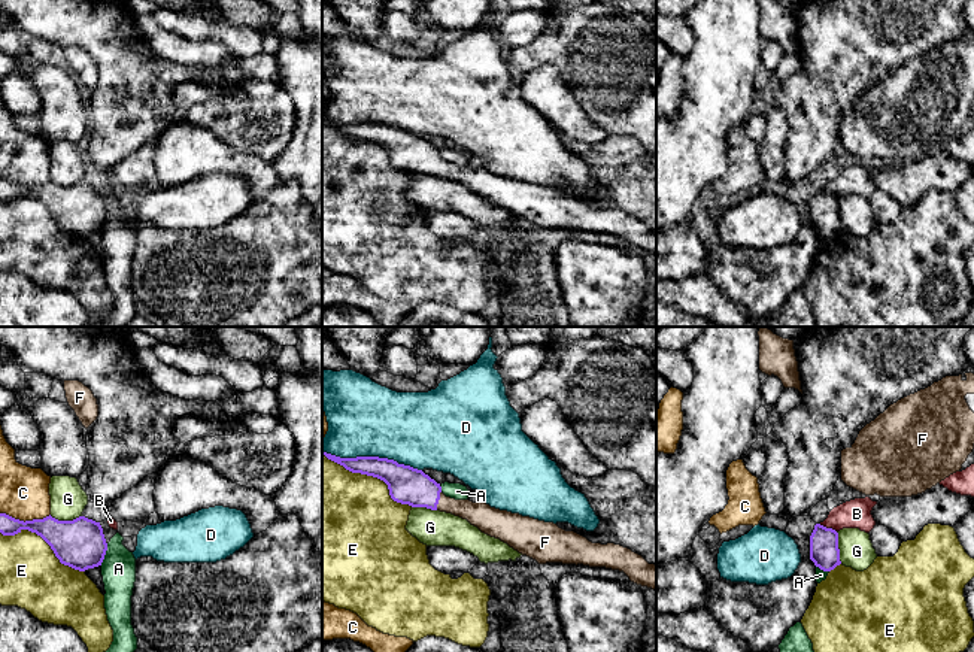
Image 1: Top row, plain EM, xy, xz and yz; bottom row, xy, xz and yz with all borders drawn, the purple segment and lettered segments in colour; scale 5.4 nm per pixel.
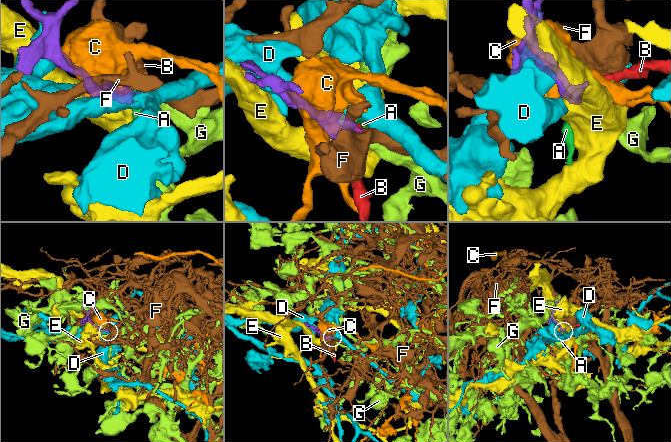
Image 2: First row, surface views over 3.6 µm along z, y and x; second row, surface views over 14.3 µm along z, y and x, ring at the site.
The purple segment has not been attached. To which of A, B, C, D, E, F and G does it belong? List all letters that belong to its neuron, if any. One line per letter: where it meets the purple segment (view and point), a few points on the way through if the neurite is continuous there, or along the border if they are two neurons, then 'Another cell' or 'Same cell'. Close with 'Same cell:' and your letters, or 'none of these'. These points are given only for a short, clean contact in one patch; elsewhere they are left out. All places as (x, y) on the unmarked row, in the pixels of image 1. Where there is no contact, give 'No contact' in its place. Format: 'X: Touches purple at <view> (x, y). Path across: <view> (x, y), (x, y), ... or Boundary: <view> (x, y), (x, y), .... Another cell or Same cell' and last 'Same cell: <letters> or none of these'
A: Touches purple at xy (105, 220). Boundary: xy (108, 209), (100, 230). Another cell
B: Touches purple at yz (828, 194). Boundary: yz (819, 190), (836, 197). Another cell
C: Touches purple at xy (26, 187). Another cell
D: Touches purple at xz (372, 123). Another cell
E: Touches purple at xz (372, 140). Another cell
F: Touches purple at xz (439, 164). Path across: xz (407, 151), (439, 164), (481, 181). Same cell
G: Touches purple at yz (837, 214). Another cell
Same cell: F

